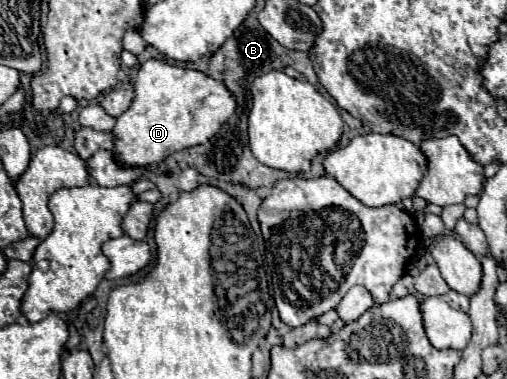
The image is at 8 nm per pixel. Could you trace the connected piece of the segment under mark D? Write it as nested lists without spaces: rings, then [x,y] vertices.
[[[151,58],[145,64],[141,64],[141,68],[137,72],[133,104],[129,106],[127,112],[123,112],[117,118],[117,124],[113,128],[113,134],[117,136],[117,144],[115,144],[113,152],[117,154],[117,160],[123,166],[155,168],[173,152],[189,148],[189,146],[205,144],[207,140],[211,140],[221,130],[221,126],[229,120],[229,116],[235,112],[235,108],[237,108],[237,102],[223,82],[209,78],[207,74],[203,74],[199,70],[183,68],[177,64],[169,64],[165,60]]]

